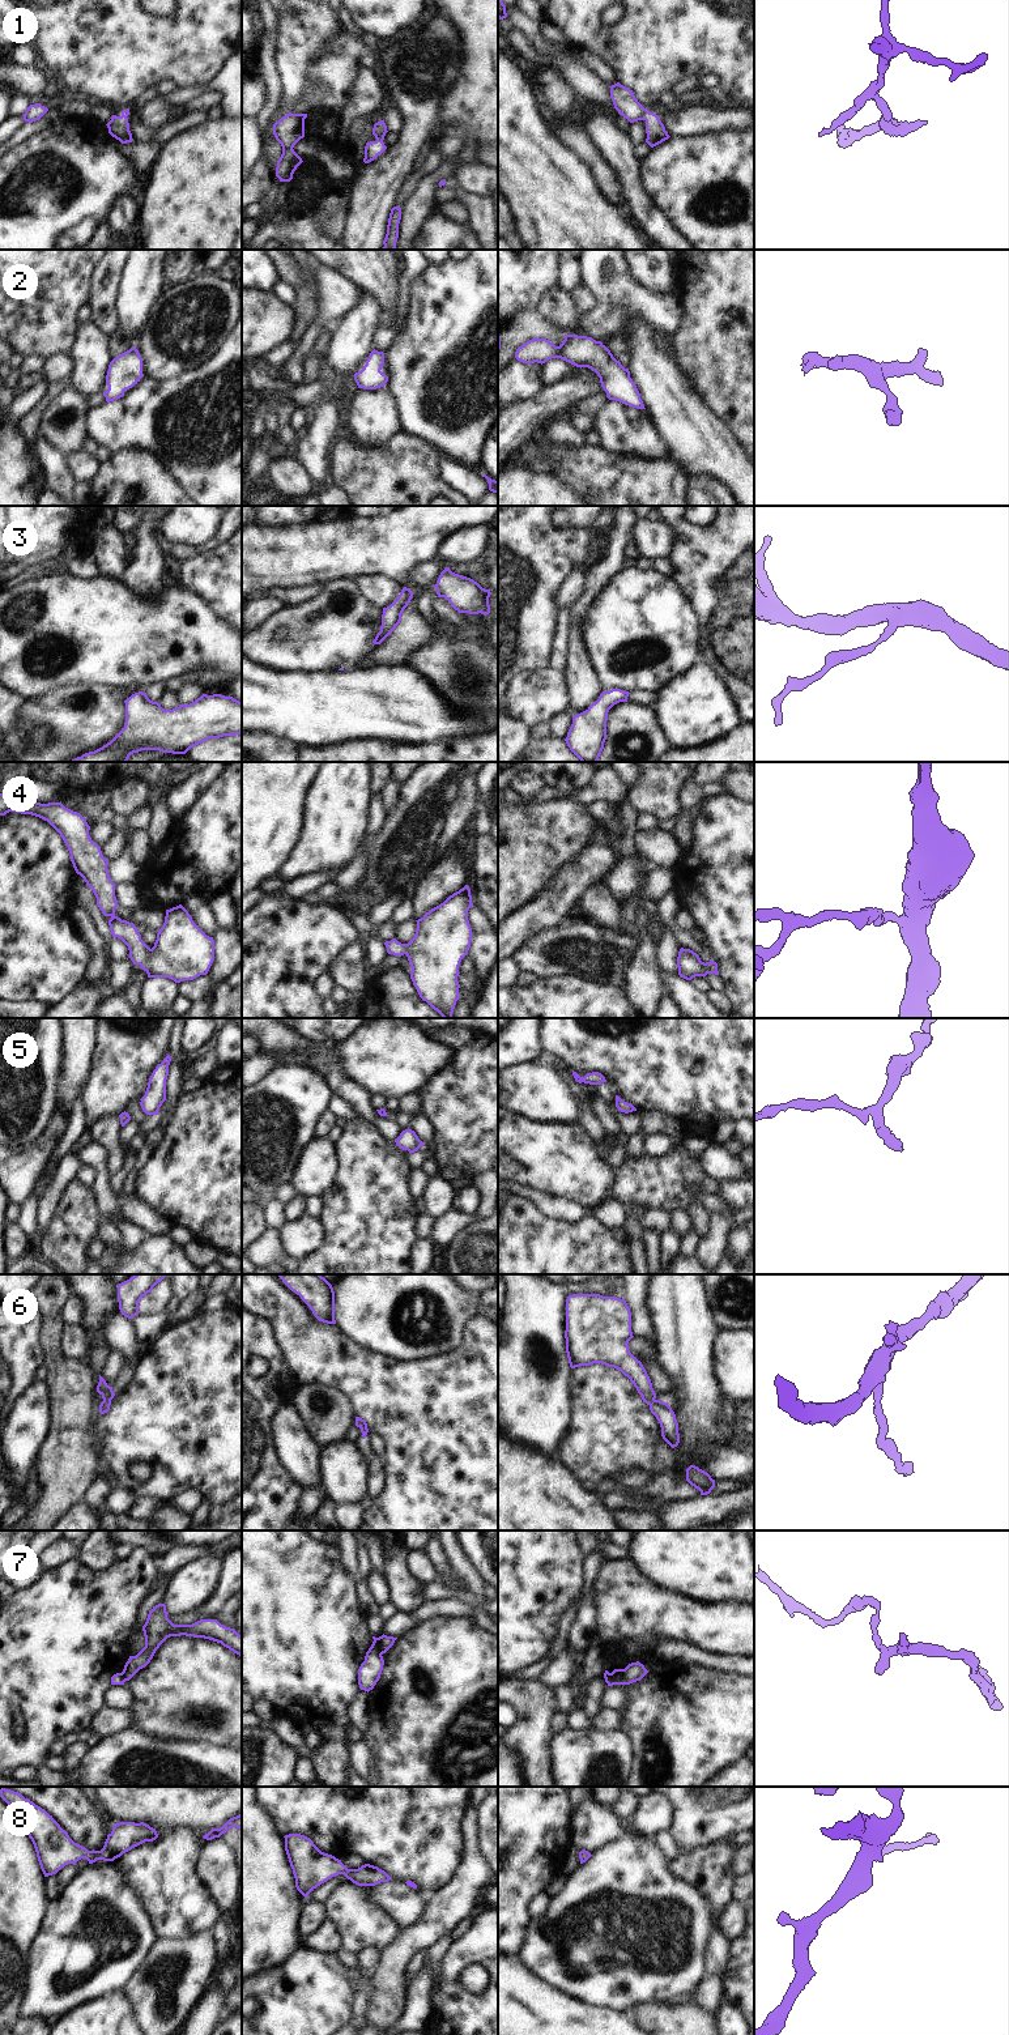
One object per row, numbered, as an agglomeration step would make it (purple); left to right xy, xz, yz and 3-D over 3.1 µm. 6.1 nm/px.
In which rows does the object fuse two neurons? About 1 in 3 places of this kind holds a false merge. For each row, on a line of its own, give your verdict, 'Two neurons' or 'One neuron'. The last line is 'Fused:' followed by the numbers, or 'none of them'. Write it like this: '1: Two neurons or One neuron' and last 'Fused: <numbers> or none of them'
1: One neuron
2: One neuron
3: One neuron
4: One neuron
5: One neuron
6: One neuron
7: Two neurons
8: One neuron
Fused: 7

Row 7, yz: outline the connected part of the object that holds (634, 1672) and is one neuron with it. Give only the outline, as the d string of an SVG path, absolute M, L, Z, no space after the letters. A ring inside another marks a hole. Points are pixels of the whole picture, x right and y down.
M639 1661L629 1664L618 1676L612 1678L605 1678L608 1686L613 1685L630 1685L633 1682L640 1681L648 1670Z

